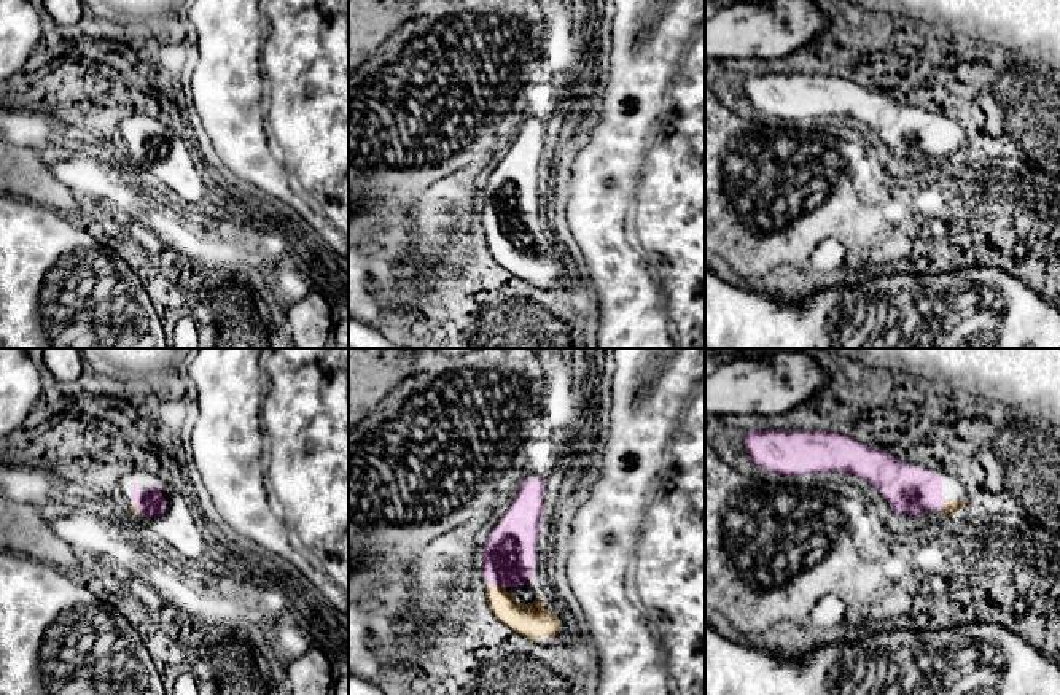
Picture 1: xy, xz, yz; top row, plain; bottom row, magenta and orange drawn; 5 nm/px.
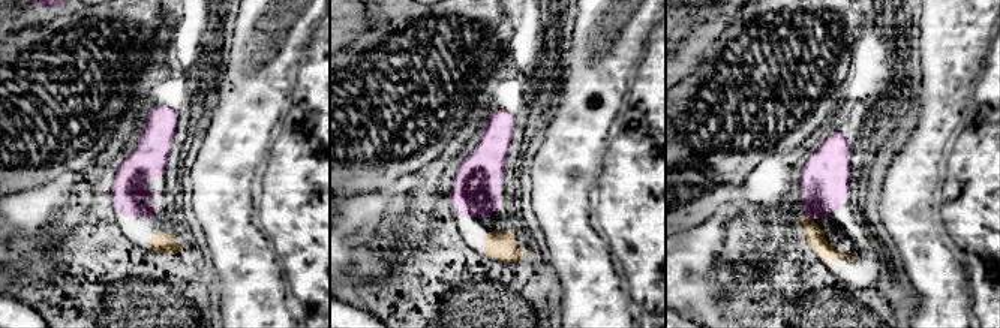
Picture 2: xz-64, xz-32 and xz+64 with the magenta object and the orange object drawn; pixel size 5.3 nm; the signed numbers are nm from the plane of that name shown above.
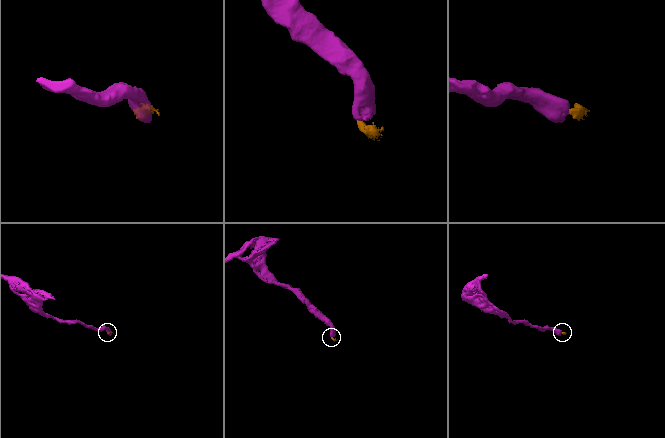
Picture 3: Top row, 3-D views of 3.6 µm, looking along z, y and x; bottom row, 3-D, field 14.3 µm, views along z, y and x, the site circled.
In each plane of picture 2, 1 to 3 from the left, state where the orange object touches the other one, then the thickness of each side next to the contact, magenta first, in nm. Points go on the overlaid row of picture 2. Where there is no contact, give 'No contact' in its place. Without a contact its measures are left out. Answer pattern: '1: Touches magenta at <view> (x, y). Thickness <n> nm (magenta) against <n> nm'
1: No contact
2: No contact
3: Touches magenta at xz+64 (810, 217). Thickness 260 nm (magenta) against 110 nm

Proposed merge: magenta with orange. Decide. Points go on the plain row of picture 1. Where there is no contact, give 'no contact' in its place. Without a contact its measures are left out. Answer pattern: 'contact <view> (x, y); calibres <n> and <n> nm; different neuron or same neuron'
contact xz (497, 229); calibres 280 and 160 nm; same neuron

